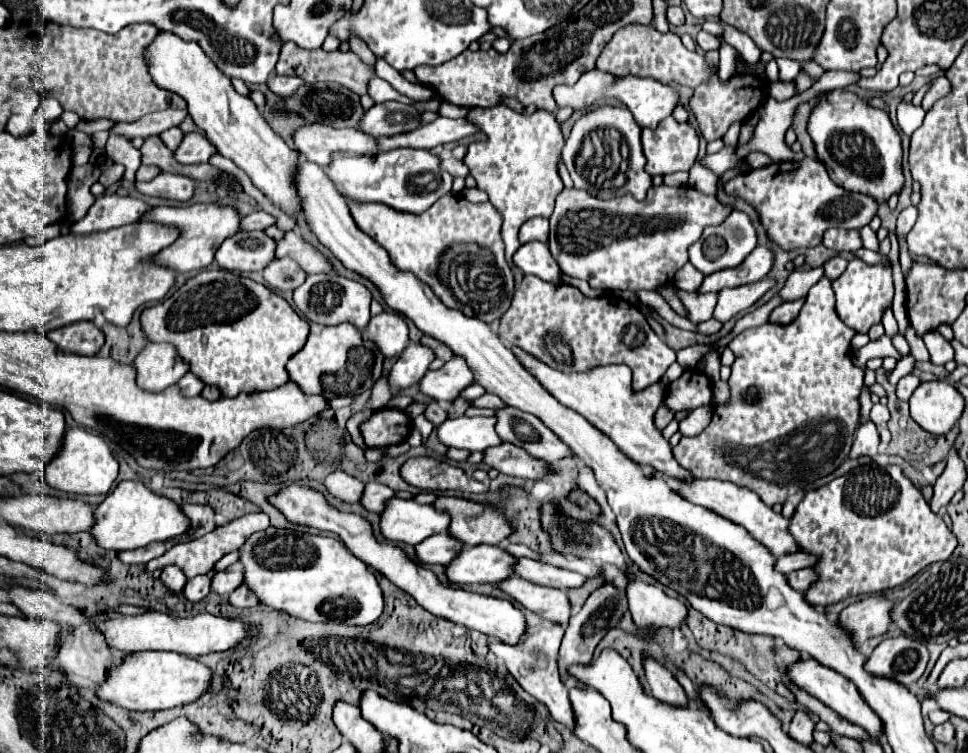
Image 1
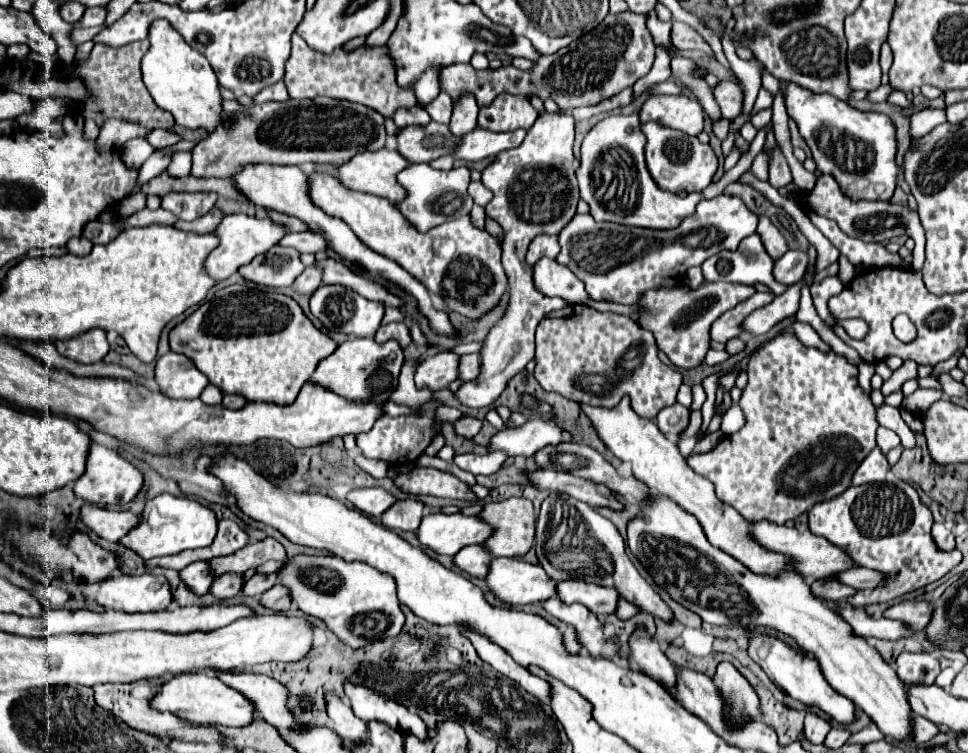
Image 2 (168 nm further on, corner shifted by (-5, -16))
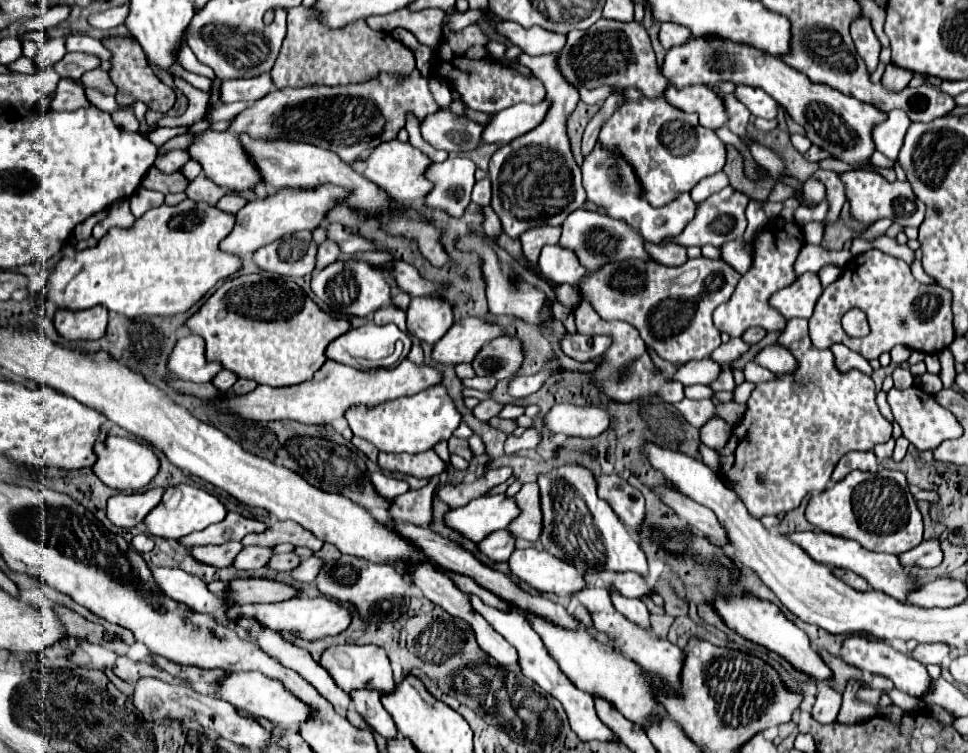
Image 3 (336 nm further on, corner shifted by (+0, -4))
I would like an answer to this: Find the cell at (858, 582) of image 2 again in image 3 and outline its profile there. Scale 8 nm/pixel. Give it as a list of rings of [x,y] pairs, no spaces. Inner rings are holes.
[[[923,540],[917,548],[901,554],[901,562],[907,568],[911,568],[913,564],[923,568],[933,568],[939,566],[941,560],[943,560],[943,552],[939,548],[939,540]]]

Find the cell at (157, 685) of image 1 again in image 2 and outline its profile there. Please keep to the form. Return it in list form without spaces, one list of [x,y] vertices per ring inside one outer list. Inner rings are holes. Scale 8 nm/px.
[[[178,674],[158,686],[158,692],[150,700],[150,706],[158,712],[172,712],[176,718],[188,720],[192,724],[222,724],[222,726],[246,726],[254,716],[254,704],[246,700],[240,692],[226,686],[218,678],[208,674]]]

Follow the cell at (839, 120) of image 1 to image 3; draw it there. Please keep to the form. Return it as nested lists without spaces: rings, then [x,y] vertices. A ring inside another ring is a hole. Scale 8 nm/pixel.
[[[691,36],[681,46],[669,48],[663,62],[663,74],[675,88],[685,88],[691,84],[715,86],[719,82],[761,88],[771,98],[775,98],[797,124],[805,128],[807,138],[813,144],[831,152],[837,160],[843,160],[857,168],[865,168],[867,160],[875,152],[875,144],[871,140],[873,126],[887,118],[887,114],[879,112],[871,104],[863,104],[851,96],[827,88],[825,84],[807,80],[803,72],[787,66],[781,58],[757,50],[751,44],[737,44],[717,36]]]

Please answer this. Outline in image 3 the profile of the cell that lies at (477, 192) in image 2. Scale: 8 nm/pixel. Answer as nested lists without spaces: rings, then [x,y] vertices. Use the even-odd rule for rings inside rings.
[[[483,178],[481,182],[477,182],[473,186],[471,200],[477,202],[479,206],[489,206],[491,204],[491,180],[489,178]]]

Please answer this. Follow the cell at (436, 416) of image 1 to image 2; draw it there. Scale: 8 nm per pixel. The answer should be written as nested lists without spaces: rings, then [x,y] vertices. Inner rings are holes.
[[[462,416],[460,420],[454,422],[454,432],[458,436],[464,436],[464,438],[472,438],[474,434],[478,434],[482,422],[476,420],[476,418],[470,418],[470,416]]]

